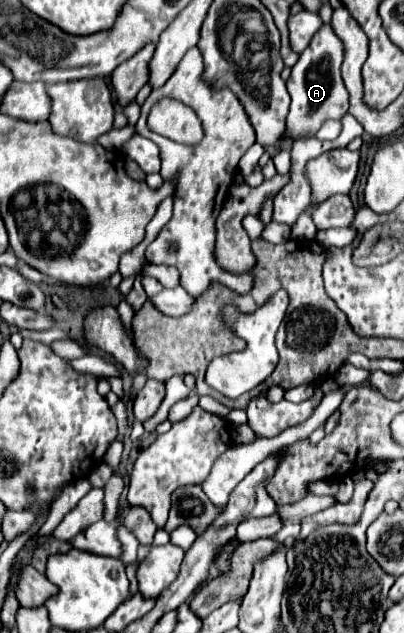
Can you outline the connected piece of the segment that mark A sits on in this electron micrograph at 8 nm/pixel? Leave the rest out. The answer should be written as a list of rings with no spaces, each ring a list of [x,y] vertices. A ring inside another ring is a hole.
[[[323,25],[311,39],[309,47],[301,53],[299,61],[291,69],[287,91],[291,95],[291,109],[287,115],[287,137],[299,137],[305,133],[315,135],[323,121],[341,119],[349,109],[349,93],[341,79],[343,43],[335,37],[331,25]]]

